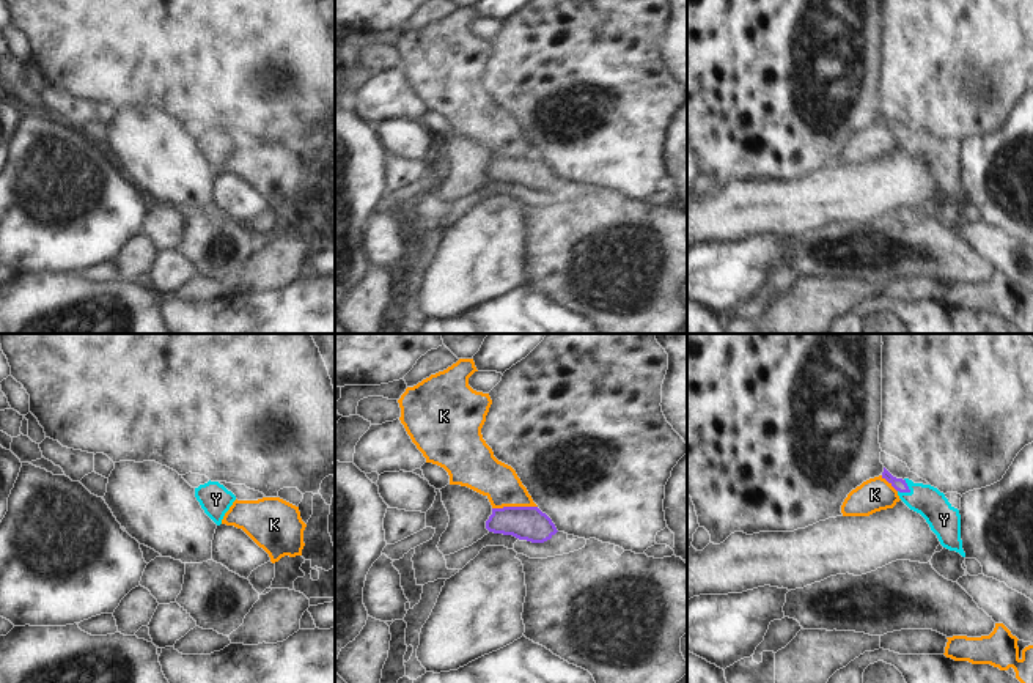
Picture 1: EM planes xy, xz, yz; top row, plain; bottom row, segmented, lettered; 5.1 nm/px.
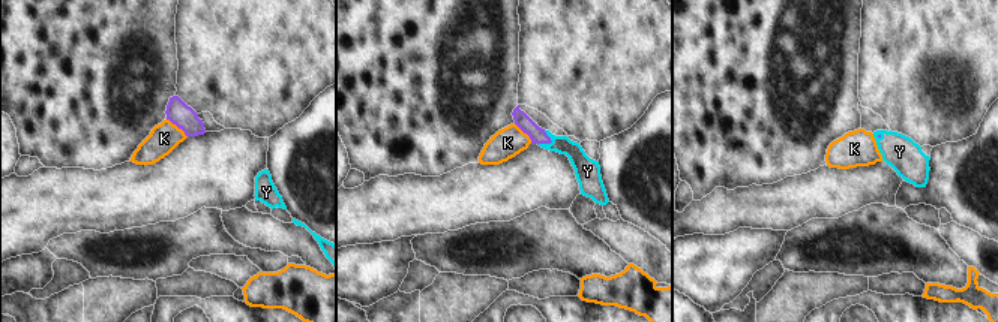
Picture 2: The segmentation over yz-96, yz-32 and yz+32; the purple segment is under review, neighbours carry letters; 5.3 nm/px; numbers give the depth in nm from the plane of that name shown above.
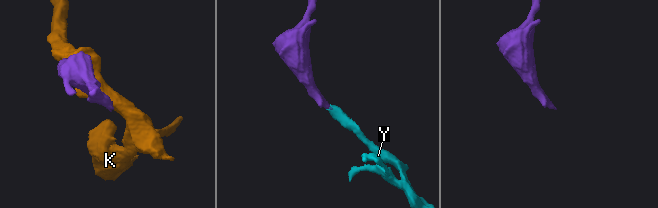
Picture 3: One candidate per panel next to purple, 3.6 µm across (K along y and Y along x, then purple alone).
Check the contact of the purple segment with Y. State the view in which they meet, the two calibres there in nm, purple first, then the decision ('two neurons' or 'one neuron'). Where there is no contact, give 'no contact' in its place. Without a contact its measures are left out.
yz | 70/160 nm | one neuron

